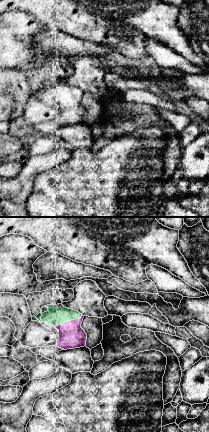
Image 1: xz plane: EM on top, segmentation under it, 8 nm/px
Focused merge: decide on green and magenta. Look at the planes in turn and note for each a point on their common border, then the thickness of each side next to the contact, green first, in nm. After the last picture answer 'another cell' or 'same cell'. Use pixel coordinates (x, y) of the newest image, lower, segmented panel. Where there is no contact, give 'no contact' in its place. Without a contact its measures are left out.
contact (68, 320); calibres 150 and 200 nm

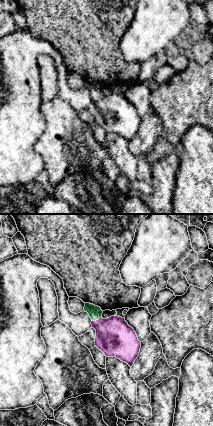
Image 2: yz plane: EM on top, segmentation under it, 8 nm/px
contact (96, 319); calibres 110 and 300 nm

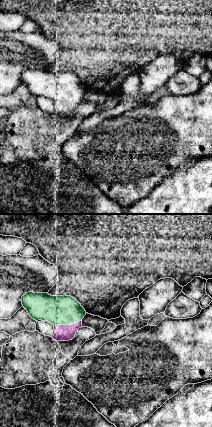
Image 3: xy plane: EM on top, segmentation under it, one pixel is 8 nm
contact (68, 324); calibres 240 and 130 nm

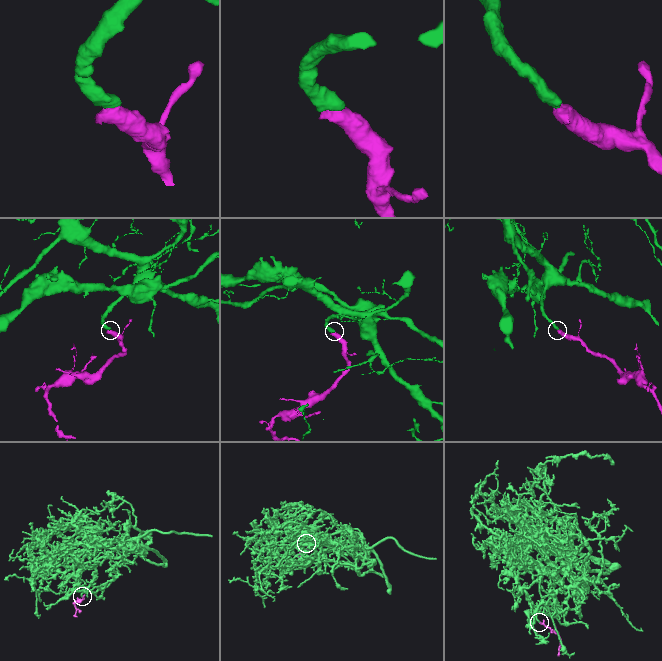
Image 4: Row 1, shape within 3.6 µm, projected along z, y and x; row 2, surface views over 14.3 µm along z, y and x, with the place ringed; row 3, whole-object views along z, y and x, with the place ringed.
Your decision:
same cell

